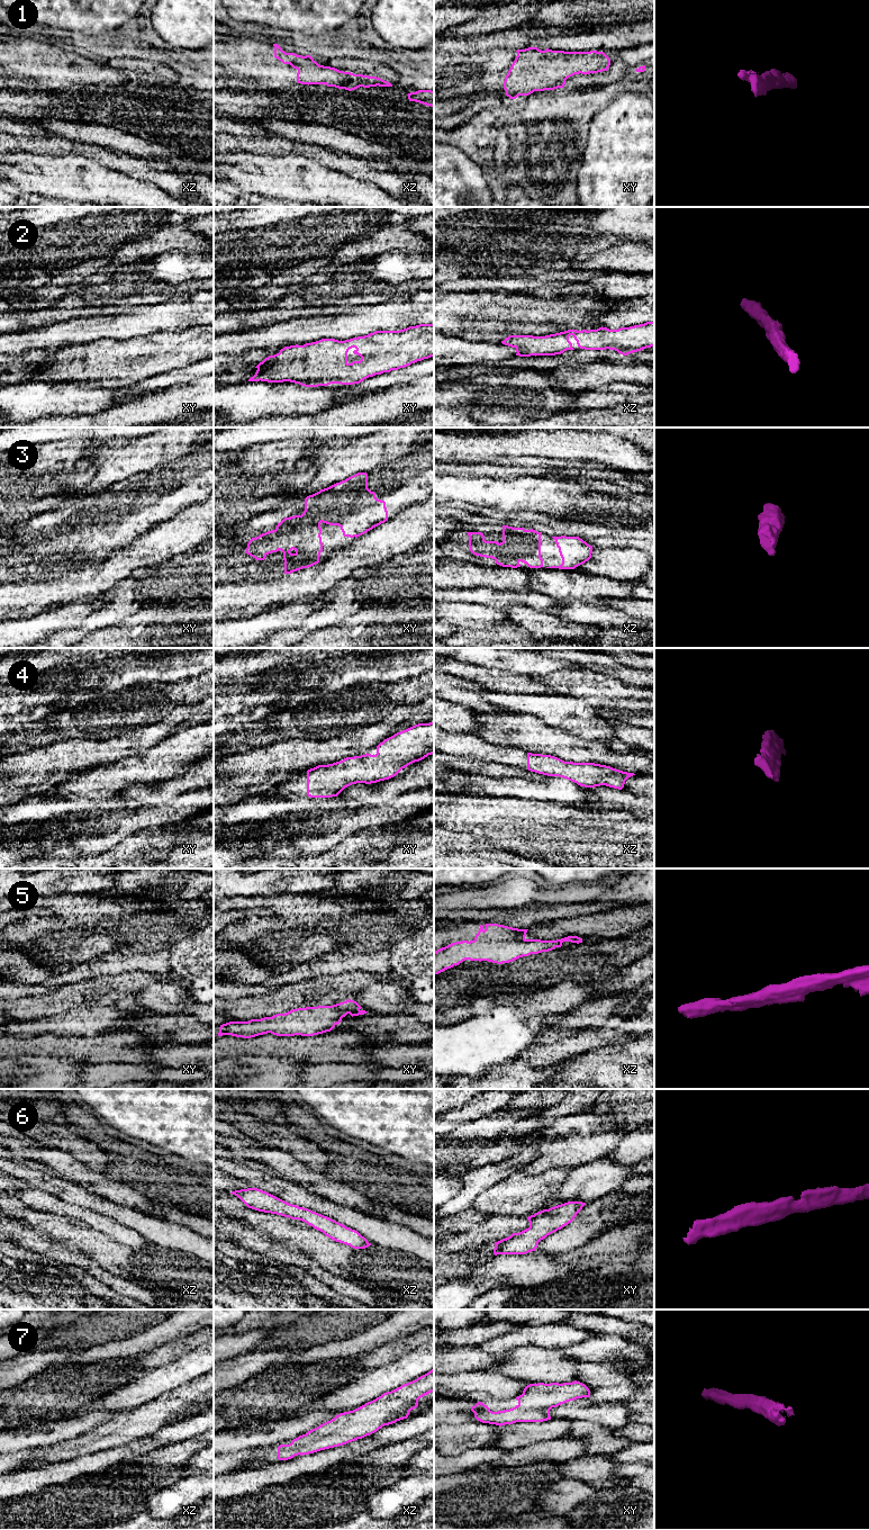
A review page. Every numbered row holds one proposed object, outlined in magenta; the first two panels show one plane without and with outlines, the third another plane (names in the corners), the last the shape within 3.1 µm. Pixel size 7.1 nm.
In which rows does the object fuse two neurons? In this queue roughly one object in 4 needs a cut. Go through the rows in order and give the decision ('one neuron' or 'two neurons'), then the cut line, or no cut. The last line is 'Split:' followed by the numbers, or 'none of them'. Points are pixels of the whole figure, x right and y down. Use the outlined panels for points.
1: one neuron | no cut
2: one neuron | no cut
3: one neuron | no cut
4: one neuron | no cut
5: one neuron | no cut
6: one neuron | no cut
7: one neuron | no cut
Split: none of them

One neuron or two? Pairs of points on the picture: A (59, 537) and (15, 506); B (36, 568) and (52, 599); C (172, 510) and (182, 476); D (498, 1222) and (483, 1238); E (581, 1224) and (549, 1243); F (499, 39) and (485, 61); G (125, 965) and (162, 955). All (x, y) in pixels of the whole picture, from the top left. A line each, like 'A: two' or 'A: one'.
A: two
B: two
C: one
D: one
E: one
F: two
G: one

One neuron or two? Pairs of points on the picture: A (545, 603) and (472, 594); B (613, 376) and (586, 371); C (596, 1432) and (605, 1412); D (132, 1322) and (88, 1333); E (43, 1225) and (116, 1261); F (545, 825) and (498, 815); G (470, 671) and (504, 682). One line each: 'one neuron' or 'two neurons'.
A: one neuron
B: one neuron
C: two neurons
D: one neuron
E: one neuron
F: one neuron
G: one neuron

